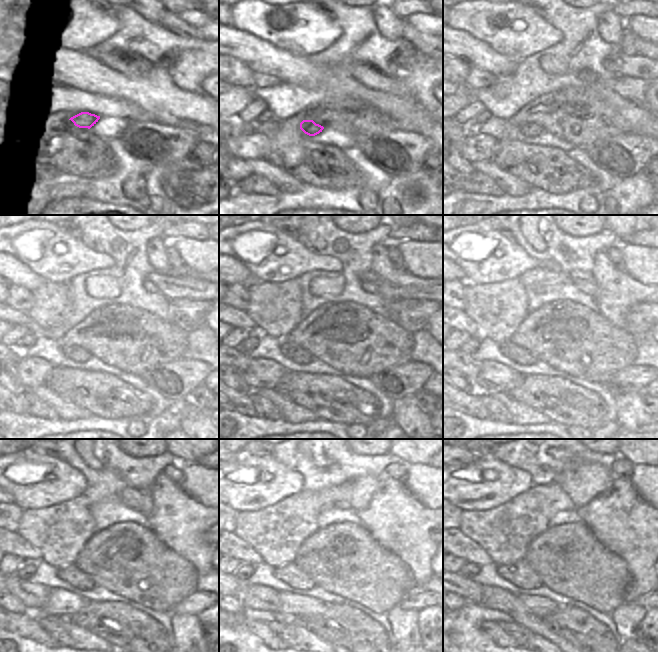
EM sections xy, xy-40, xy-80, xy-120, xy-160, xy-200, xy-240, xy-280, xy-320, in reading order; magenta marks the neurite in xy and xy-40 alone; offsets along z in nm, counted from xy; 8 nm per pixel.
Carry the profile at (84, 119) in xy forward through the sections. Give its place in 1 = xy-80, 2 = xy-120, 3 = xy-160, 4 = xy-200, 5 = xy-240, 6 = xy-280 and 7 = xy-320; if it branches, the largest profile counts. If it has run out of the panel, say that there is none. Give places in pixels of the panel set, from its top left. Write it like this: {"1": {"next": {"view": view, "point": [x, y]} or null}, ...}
{"1": {"next": {"view": "xy-80", "point": [532, 129]}}, "2": {"next": {"view": "xy-120", "point": [76, 353]}}, "3": {"next": {"view": "xy-160", "point": [299, 355]}}, "4": {"next": {"view": "xy-200", "point": [520, 355]}}, "5": {"next": {"view": "xy-240", "point": [76, 578]}}, "6": {"next": {"view": "xy-280", "point": [289, 573]}}, "7": {"next": {"view": "xy-320", "point": [519, 573]}}}

